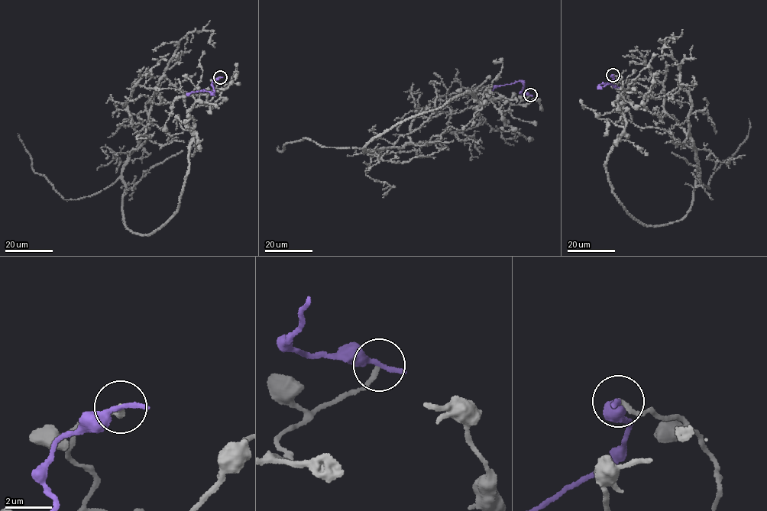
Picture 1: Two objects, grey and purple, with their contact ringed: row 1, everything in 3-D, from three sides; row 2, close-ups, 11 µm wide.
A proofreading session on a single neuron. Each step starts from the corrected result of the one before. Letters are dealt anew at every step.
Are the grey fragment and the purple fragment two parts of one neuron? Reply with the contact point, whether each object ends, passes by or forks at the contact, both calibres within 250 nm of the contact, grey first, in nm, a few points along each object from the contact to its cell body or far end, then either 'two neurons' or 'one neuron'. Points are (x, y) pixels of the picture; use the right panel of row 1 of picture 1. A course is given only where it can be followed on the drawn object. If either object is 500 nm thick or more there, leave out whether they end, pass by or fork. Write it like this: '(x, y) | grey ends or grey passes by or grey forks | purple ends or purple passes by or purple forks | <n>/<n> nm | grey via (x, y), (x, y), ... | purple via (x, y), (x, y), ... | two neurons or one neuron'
(613, 75) | grey ends | purple ends | 180/360 nm | grey via (613, 75), (613, 193), (645, 224), (680, 221), (690, 98), (678, 37), (658, 47) | purple via (613, 75), (612, 81), (599, 86), (606, 83), (619, 87) | two neurons

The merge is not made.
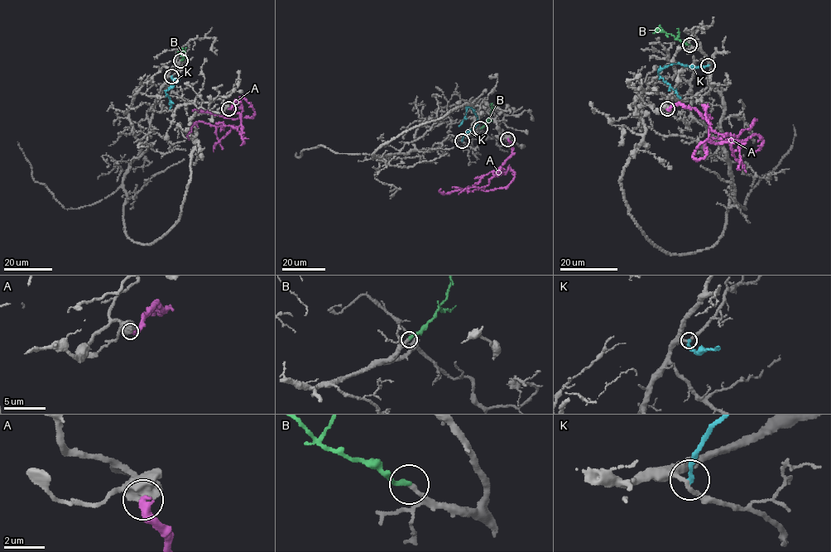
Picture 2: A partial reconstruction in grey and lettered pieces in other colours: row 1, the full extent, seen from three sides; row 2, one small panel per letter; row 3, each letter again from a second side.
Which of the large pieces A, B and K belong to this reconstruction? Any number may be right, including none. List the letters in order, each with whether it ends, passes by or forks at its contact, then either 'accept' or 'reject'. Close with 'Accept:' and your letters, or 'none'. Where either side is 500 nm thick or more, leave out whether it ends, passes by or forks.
A: reject
B: it ends; accept
K: it ends; reject
Accept: B

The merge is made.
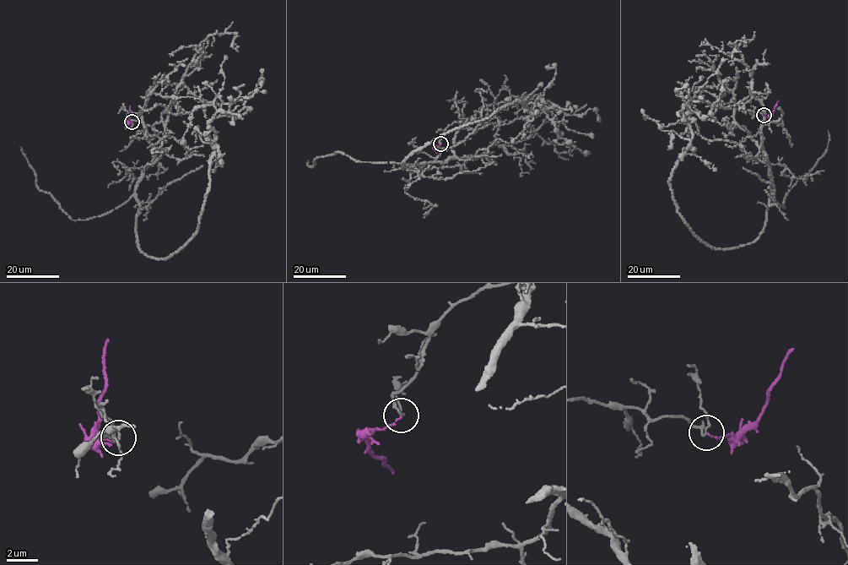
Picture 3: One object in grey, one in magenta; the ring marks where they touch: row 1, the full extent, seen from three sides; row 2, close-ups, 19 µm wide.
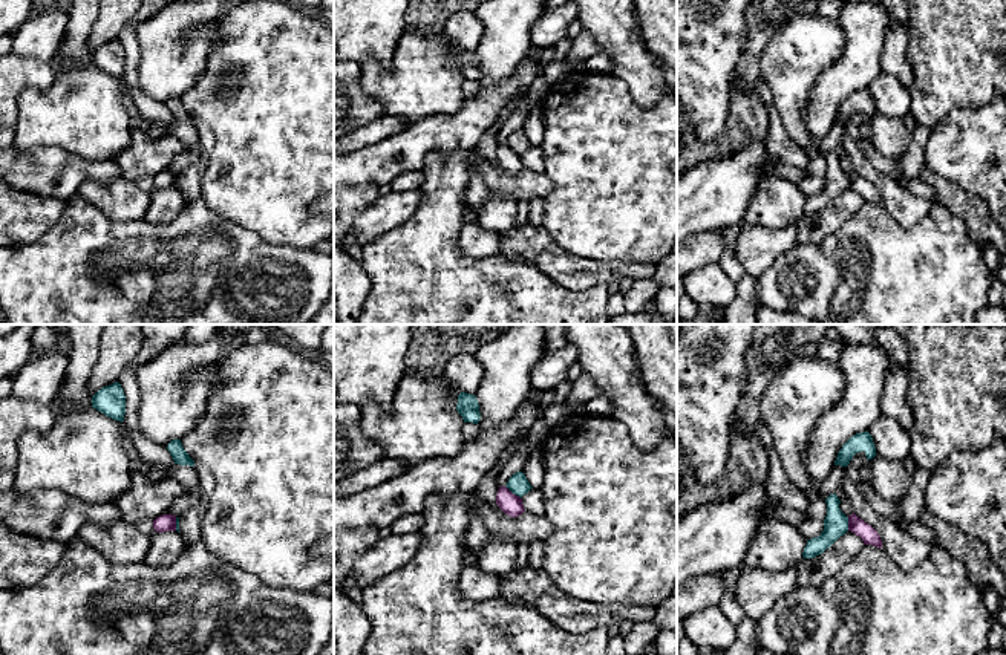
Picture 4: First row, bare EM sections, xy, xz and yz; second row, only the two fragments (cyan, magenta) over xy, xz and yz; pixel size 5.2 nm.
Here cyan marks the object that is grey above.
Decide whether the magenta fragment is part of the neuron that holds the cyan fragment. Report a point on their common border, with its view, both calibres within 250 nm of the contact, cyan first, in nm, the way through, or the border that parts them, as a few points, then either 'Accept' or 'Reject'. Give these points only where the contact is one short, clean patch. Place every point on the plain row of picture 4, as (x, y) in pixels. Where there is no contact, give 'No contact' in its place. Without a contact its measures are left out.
Touches cyan at xz (513, 150). Thickness 110 nm (cyan) against 110 nm. Boundary: xz (506, 143), (519, 155). Reject

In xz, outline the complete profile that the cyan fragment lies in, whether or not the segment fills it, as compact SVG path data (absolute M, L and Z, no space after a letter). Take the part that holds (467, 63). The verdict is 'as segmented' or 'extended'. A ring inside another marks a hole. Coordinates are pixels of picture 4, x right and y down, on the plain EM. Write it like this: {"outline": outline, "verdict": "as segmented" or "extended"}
{"outline": "M461 49L458 52L456 67L462 73L464 80L478 81L481 77L479 61L475 52Z", "verdict": "as segmented"}

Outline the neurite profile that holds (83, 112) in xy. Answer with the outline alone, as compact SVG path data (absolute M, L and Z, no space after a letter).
M93 64L55 75L46 89L26 87L18 98L12 145L18 150L60 147L89 161L116 159L130 145L130 118L124 106L122 80Z

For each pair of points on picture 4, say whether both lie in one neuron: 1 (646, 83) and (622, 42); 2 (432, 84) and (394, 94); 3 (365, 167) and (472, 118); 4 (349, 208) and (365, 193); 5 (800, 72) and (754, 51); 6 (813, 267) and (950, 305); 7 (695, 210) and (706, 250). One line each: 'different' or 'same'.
1: same
2: same
3: same
4: same
5: different
6: same
7: different

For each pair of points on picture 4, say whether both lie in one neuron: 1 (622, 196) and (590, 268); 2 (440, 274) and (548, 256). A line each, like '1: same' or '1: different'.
1: different
2: different

